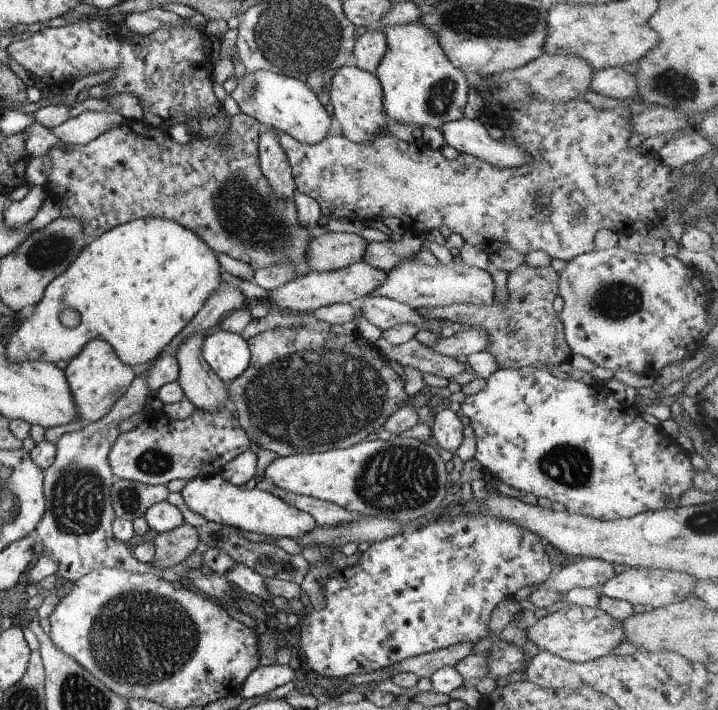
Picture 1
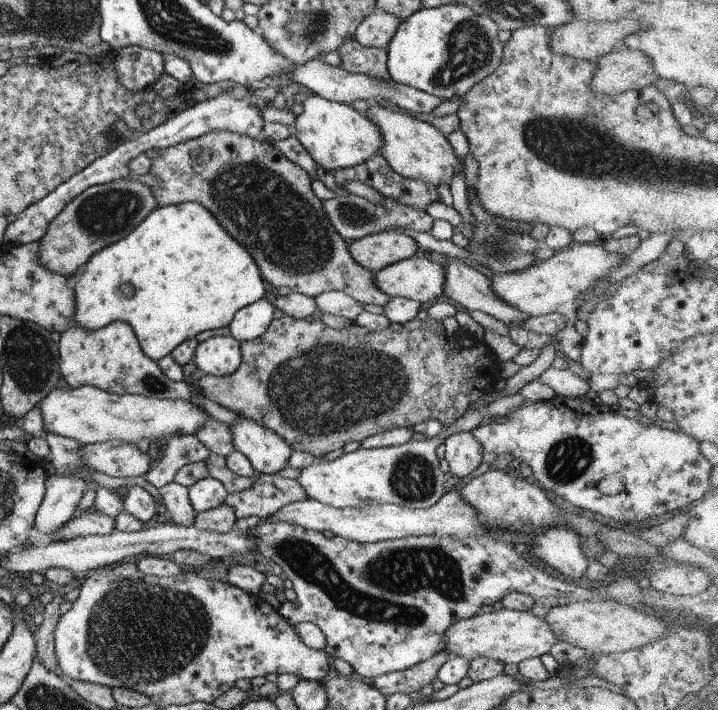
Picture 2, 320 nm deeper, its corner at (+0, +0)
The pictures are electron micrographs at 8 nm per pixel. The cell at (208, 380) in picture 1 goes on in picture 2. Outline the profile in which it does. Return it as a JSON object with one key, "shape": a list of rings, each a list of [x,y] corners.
{"shape":[[[239,418],[238,424],[228,426],[232,434],[234,450],[244,454],[255,474],[273,475],[288,465],[292,448],[263,424]]]}

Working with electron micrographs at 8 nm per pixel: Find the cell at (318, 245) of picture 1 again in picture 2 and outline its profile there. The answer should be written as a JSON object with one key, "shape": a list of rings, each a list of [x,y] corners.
{"shape":[[[397,231],[367,235],[347,245],[352,259],[370,273],[421,252],[413,238]]]}

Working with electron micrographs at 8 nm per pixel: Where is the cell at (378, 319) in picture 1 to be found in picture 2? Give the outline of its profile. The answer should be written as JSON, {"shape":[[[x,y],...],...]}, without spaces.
{"shape":[[[323,291],[312,297],[316,310],[323,315],[337,315],[354,321],[362,304],[341,291]]]}

